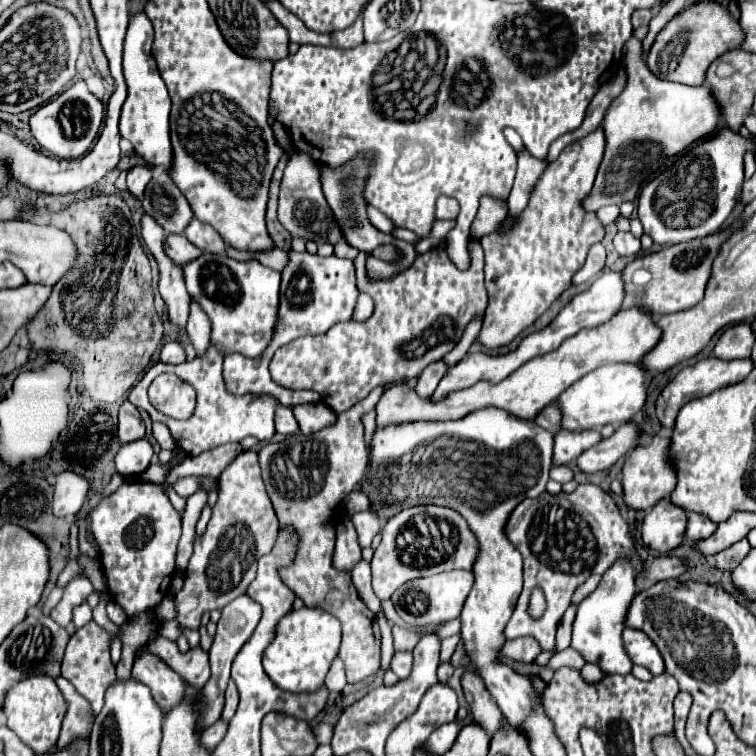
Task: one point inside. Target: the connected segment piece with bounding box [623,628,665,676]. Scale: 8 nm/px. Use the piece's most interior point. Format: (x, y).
(637, 643)

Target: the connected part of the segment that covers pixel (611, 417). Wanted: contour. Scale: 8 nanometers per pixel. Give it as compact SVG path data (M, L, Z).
M607 364L577 380L559 398L561 430L599 430L605 424L625 424L647 400L647 374L641 364Z

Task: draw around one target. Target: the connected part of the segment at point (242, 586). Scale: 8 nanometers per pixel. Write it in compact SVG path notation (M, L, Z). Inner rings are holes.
M255 450L241 452L217 478L219 498L213 506L211 520L203 536L195 536L193 556L185 568L183 588L175 594L177 622L187 628L199 628L199 620L205 612L227 606L235 596L247 592L247 586L255 580L257 560L271 552L279 522L271 500L267 498L265 484Z

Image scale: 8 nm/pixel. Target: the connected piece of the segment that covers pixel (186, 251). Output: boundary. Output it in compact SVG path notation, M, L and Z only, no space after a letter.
M169 234L167 236L167 246L165 246L165 250L167 250L167 256L175 262L175 264L181 264L181 266L185 266L187 262L193 262L195 258L199 258L203 252L197 248L197 246L193 246L183 234Z

